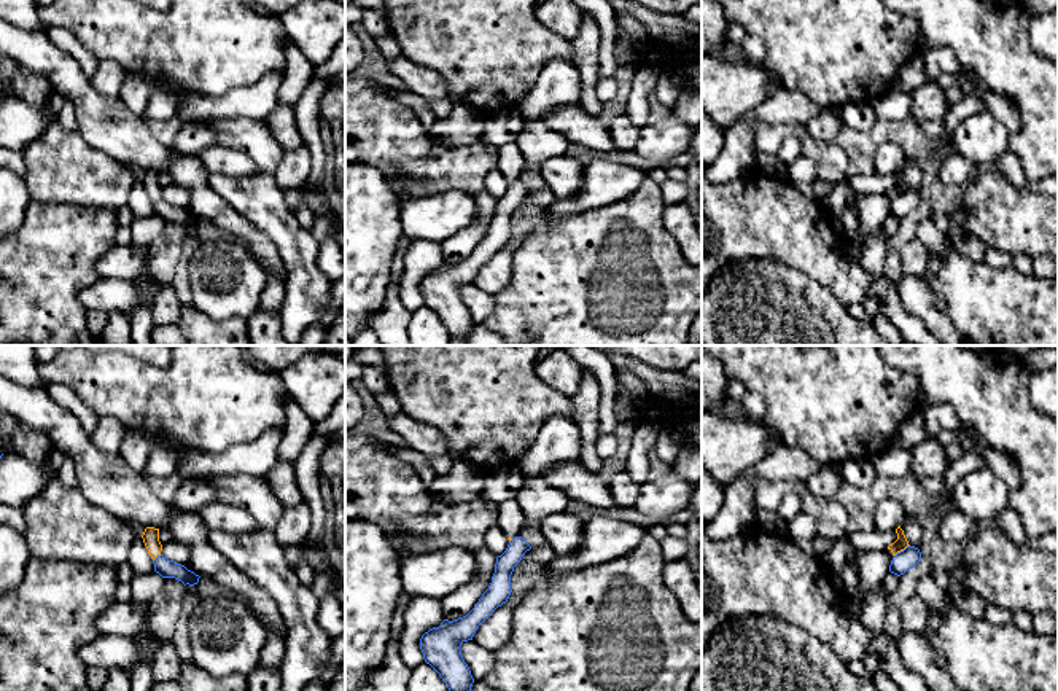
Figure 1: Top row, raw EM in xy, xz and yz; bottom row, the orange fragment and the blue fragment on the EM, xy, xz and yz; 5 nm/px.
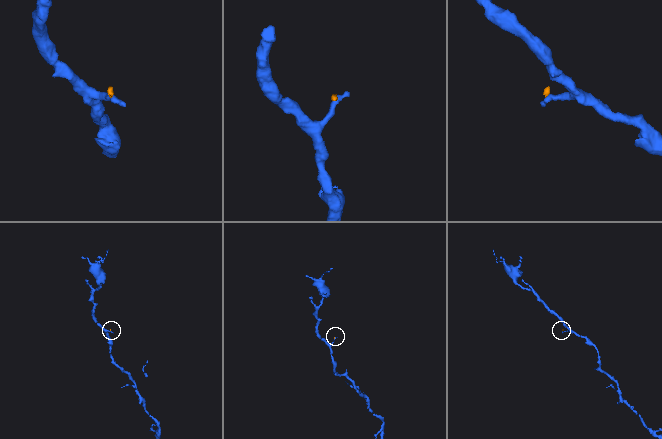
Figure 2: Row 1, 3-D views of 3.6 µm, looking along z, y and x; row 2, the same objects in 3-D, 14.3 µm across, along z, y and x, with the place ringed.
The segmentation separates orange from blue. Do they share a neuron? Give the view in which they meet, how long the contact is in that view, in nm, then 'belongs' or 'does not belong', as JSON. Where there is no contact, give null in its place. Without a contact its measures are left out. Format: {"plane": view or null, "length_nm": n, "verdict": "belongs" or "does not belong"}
{"plane": "yz", "length_nm": 100, "verdict": "does not belong"}

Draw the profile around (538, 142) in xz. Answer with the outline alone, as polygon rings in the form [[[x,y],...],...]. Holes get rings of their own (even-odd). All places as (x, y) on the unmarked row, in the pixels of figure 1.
[[[527,121],[515,140],[525,162],[543,164],[566,153],[570,140],[543,121]]]

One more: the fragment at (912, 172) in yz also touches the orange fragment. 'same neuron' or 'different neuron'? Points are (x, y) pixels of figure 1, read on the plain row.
different neuron

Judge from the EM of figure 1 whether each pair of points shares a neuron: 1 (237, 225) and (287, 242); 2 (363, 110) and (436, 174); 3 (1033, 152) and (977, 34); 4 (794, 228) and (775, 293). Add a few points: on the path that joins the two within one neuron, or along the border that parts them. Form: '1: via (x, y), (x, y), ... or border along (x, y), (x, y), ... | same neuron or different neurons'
1: border along (239, 212), (269, 238), (285, 269) | different neurons
2: via (381, 128), (419, 160) | same neuron
3: via (1033, 123), (1033, 89), (1006, 62) | same neuron
4: border along (746, 258), (774, 258), (796, 268), (807, 279) | different neurons

